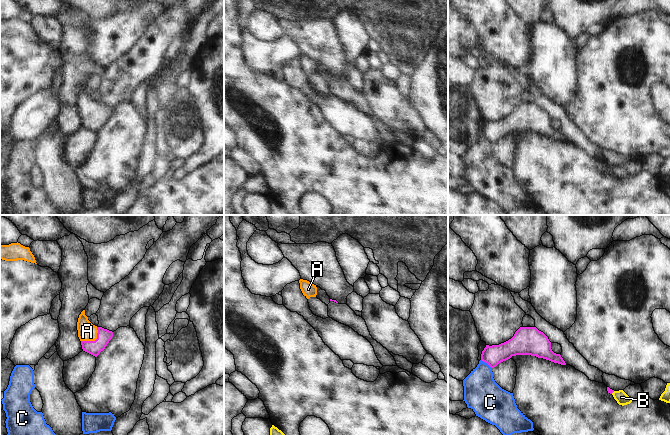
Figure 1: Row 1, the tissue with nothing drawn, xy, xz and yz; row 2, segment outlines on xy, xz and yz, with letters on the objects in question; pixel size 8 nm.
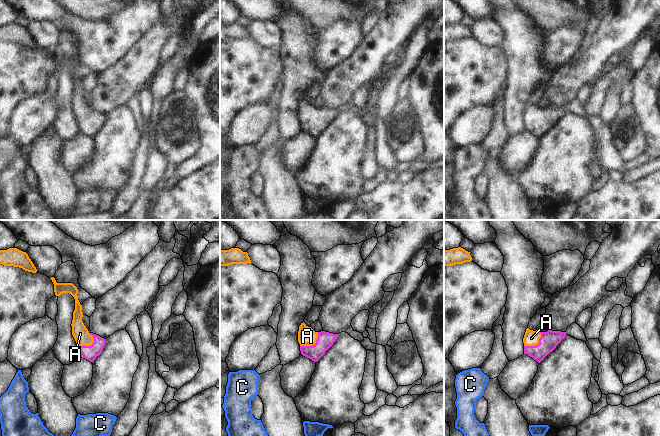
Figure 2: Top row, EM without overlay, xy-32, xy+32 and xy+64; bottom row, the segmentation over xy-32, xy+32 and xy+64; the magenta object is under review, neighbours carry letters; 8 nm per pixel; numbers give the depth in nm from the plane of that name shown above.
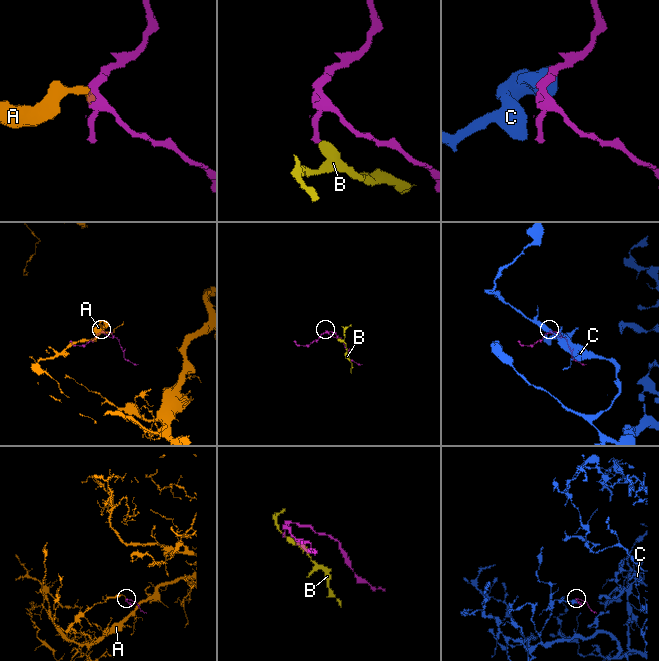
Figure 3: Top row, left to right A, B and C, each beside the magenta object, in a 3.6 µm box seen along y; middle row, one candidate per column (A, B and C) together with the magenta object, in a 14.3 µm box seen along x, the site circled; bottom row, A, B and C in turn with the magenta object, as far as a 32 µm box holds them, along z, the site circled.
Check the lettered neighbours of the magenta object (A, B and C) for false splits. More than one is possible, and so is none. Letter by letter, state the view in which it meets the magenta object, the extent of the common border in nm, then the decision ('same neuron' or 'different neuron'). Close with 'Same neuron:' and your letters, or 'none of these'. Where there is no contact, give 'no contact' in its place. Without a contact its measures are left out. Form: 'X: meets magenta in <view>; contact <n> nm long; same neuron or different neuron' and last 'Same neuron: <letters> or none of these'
A: meets magenta in xy; contact 180 nm long; same neuron
B: meets magenta in yz; contact 40 nm long; different neuron
C: meets magenta in yz; contact 120 nm long; different neuron
Same neuron: A

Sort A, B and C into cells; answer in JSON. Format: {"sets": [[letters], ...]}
{"sets": [["A"], ["B"], ["C"]]}

